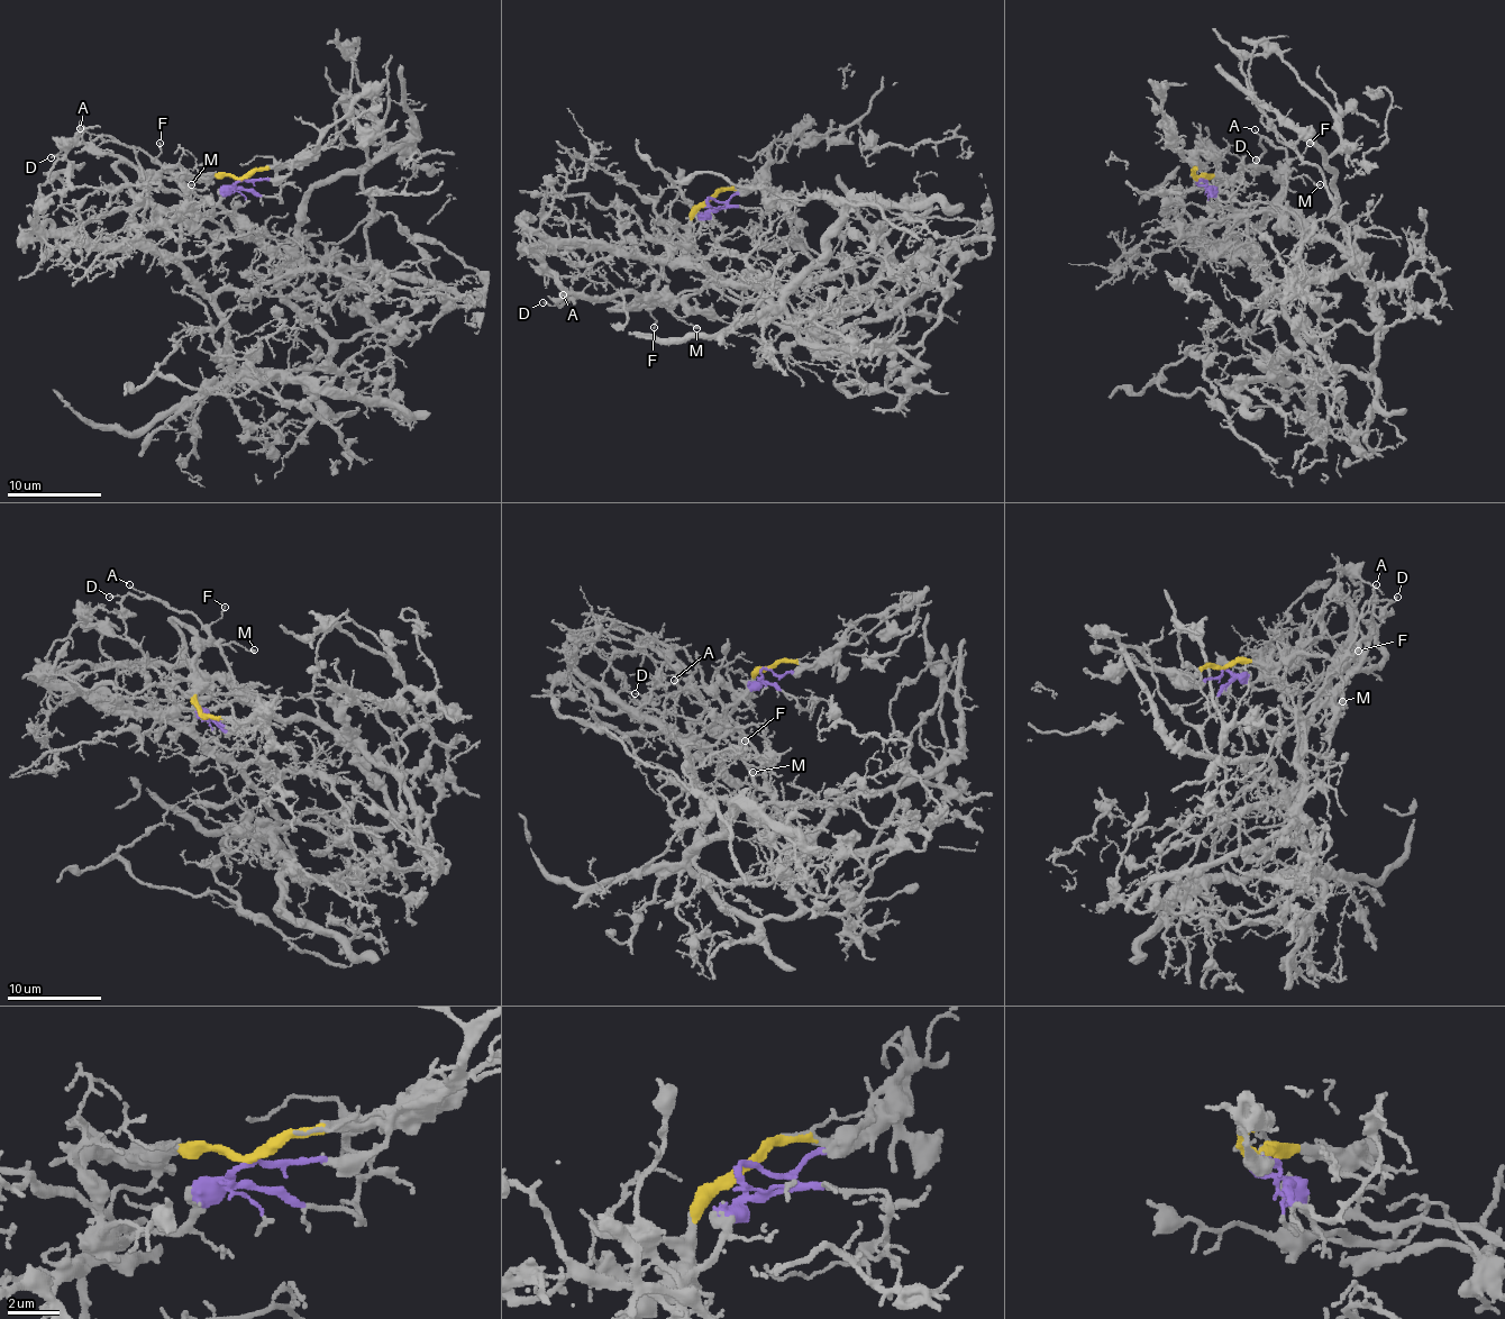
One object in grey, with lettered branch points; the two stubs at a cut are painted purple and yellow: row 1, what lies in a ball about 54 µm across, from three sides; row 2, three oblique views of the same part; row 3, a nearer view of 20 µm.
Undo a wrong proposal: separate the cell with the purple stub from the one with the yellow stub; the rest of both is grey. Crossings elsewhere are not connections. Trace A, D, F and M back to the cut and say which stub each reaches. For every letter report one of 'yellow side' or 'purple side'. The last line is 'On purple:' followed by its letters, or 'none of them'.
A: yellow side
D: yellow side
F: yellow side
M: yellow side
On purple: none of them

